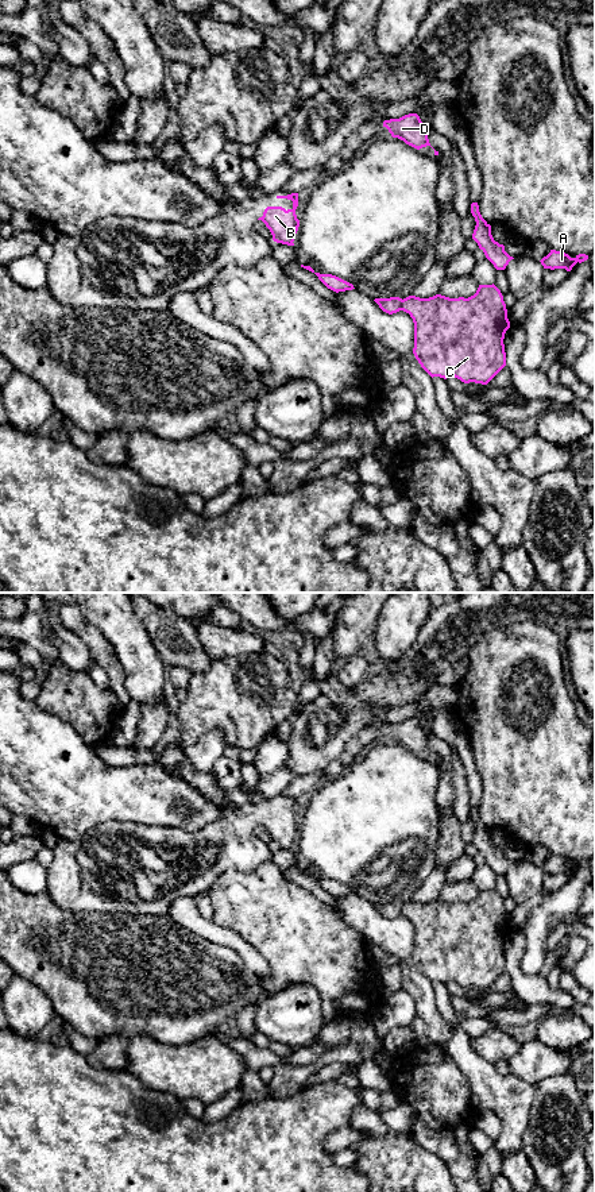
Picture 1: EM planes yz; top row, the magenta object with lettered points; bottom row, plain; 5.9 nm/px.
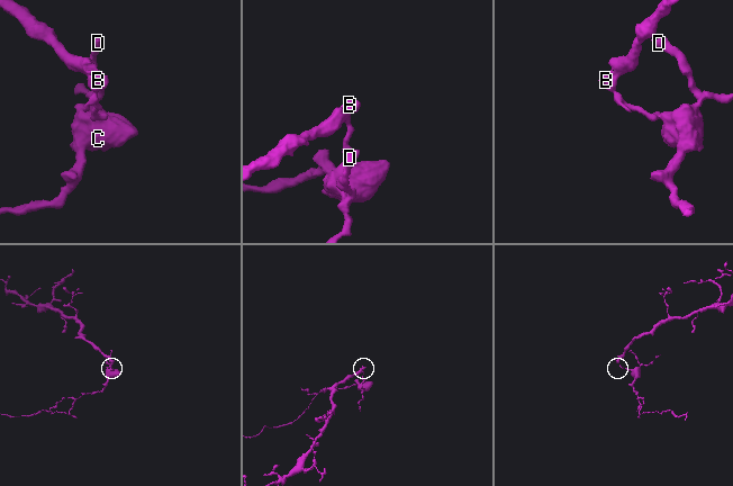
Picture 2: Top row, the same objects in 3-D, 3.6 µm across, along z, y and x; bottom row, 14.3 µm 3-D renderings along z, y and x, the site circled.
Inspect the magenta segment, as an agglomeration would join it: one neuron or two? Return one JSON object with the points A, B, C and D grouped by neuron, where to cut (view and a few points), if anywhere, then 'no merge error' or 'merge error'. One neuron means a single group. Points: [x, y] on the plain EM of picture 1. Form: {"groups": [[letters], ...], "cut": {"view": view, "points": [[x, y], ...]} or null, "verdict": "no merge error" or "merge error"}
{"groups": [["A", "C", "D"], ["B"]], "cut": {"view": "yz", "points": [[402, 905], [400, 914]]}, "verdict": "merge error"}

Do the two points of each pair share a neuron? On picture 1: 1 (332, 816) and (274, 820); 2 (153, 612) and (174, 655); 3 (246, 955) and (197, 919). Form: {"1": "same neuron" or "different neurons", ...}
{"1": "different neurons", "2": "same neuron", "3": "same neuron"}

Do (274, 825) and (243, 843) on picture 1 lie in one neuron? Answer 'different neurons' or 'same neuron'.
same neuron

